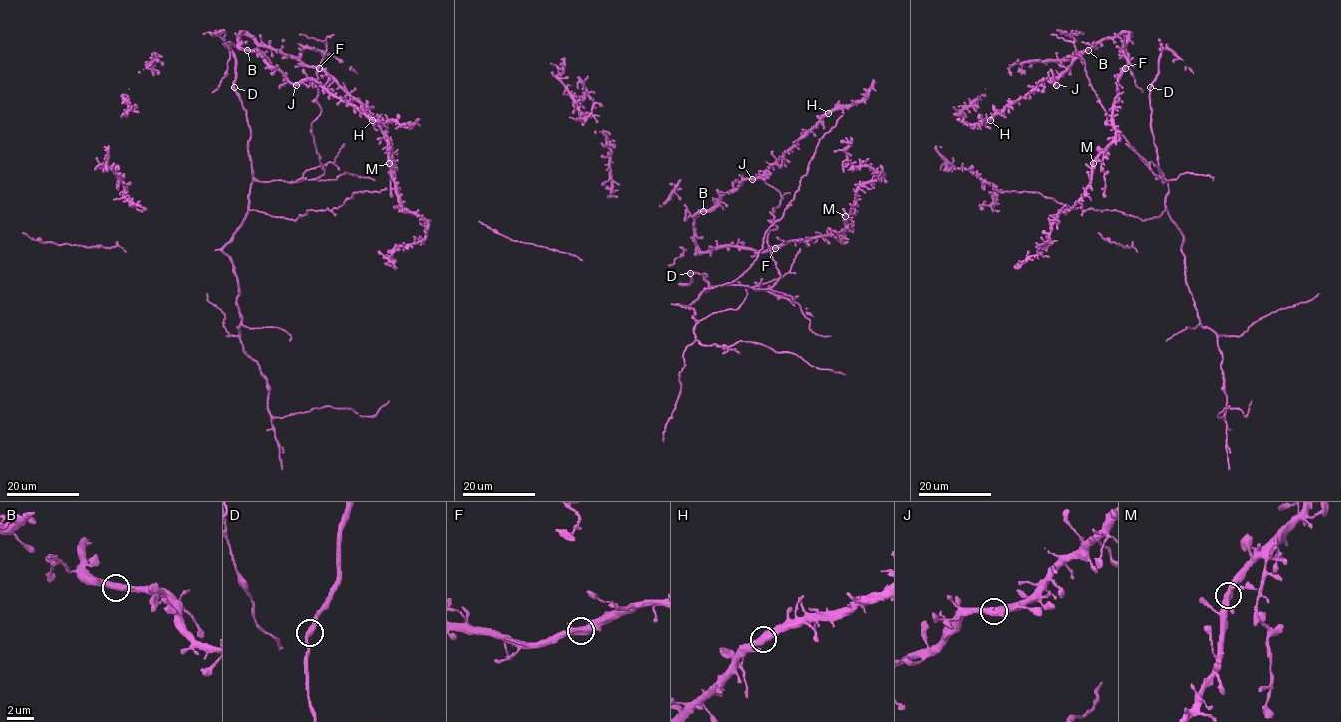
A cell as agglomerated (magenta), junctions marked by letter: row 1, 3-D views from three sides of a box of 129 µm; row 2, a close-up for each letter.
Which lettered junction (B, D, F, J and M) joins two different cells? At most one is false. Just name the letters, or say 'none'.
none

